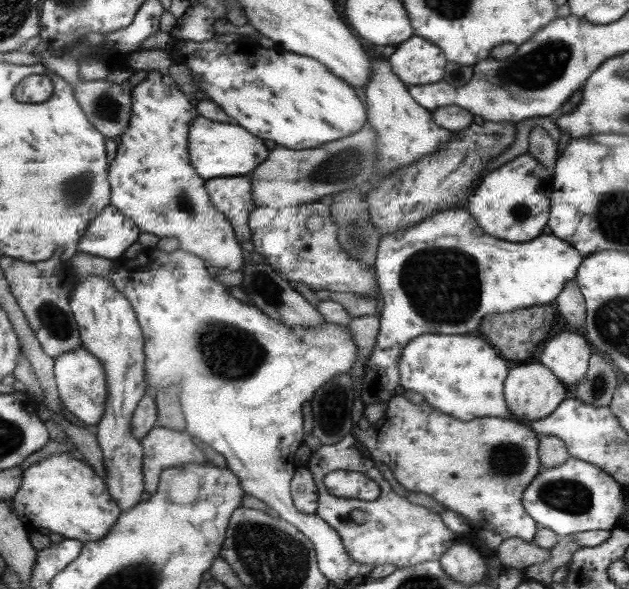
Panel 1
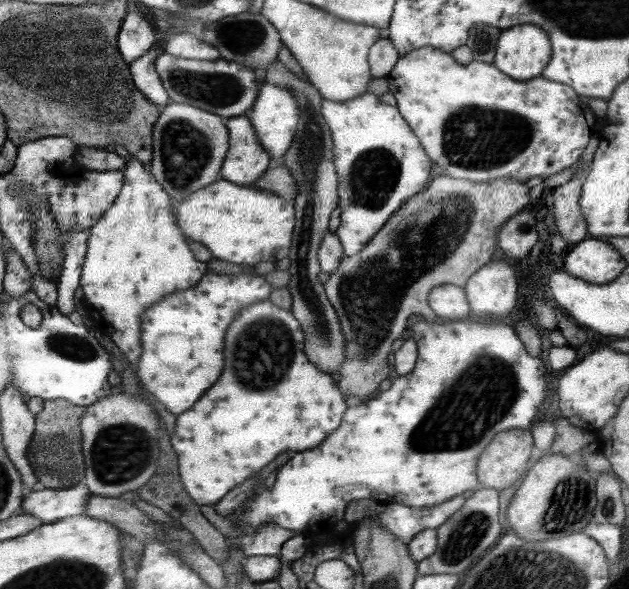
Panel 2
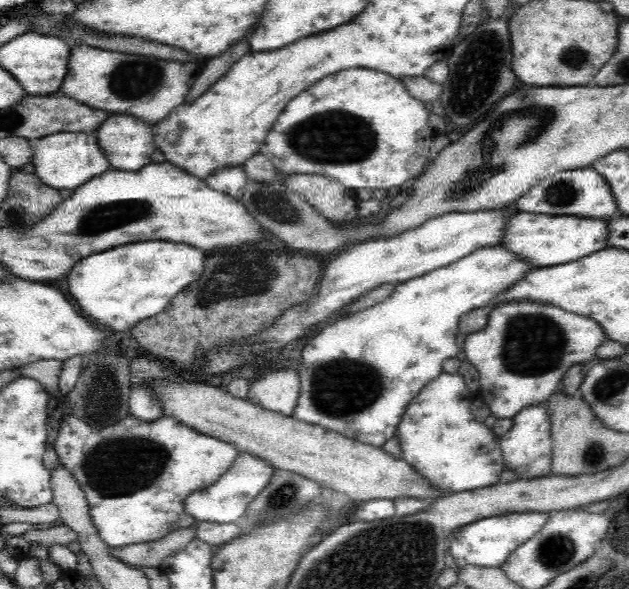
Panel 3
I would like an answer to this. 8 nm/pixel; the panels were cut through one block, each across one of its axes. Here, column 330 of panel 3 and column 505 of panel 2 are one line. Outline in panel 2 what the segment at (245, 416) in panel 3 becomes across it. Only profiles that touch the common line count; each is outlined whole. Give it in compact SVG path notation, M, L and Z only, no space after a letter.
M512 428L495 436L479 456L479 488L500 492L513 491L524 476L534 442L531 429Z

